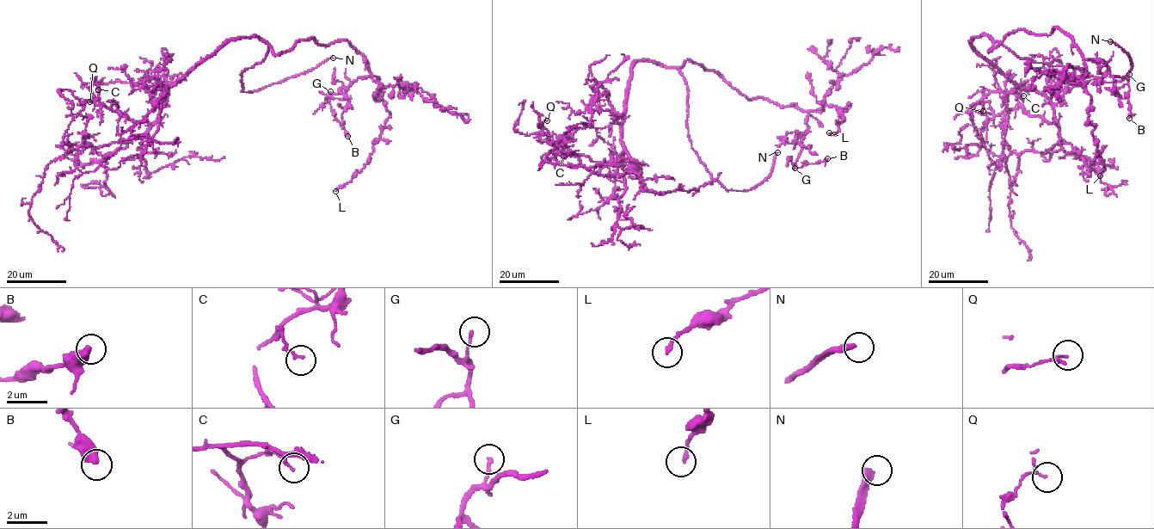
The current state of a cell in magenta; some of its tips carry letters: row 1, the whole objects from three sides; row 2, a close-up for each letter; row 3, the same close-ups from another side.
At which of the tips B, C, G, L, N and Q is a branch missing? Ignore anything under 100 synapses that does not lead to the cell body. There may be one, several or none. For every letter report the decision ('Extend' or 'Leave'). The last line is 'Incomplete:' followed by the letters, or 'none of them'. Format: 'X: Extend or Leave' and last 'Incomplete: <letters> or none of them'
B: Leave
C: Leave
G: Leave
L: Leave
N: Extend
Q: Leave
Incomplete: N

